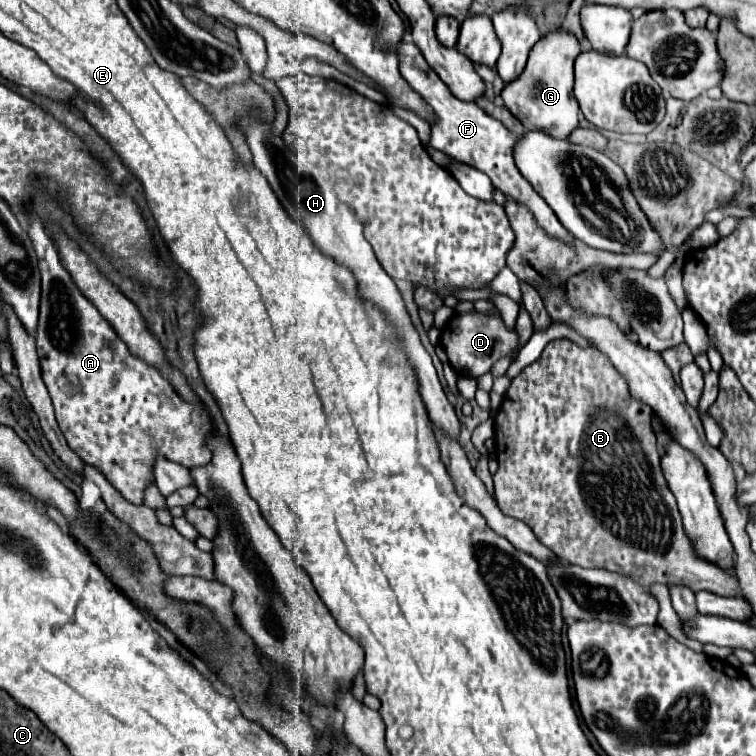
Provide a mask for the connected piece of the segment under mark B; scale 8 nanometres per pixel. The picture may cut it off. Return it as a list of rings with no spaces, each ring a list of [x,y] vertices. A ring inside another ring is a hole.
[[[570,339],[550,341],[544,347],[540,359],[526,365],[512,379],[512,385],[510,385],[508,393],[504,395],[504,401],[502,401],[502,405],[498,409],[498,415],[494,419],[496,421],[494,443],[496,443],[496,461],[498,461],[498,471],[494,473],[494,499],[506,515],[524,521],[534,531],[536,539],[542,545],[546,545],[550,551],[560,555],[560,559],[566,559],[570,563],[578,563],[582,567],[604,567],[608,571],[630,573],[644,587],[648,587],[650,583],[656,583],[656,581],[666,583],[666,585],[682,583],[682,585],[690,587],[694,593],[706,589],[706,591],[716,593],[716,595],[722,595],[722,597],[742,597],[740,583],[738,583],[736,575],[720,569],[716,563],[710,563],[710,561],[698,557],[692,543],[690,543],[690,539],[684,533],[682,517],[680,517],[680,511],[676,507],[676,499],[674,499],[672,491],[668,489],[668,483],[666,483],[662,467],[660,467],[656,433],[652,429],[652,413],[654,411],[652,411],[650,405],[634,399],[630,395],[630,391],[626,387],[626,379],[622,379],[622,373],[610,363],[610,359],[606,359],[606,355],[602,355],[594,347],[580,347]]]

